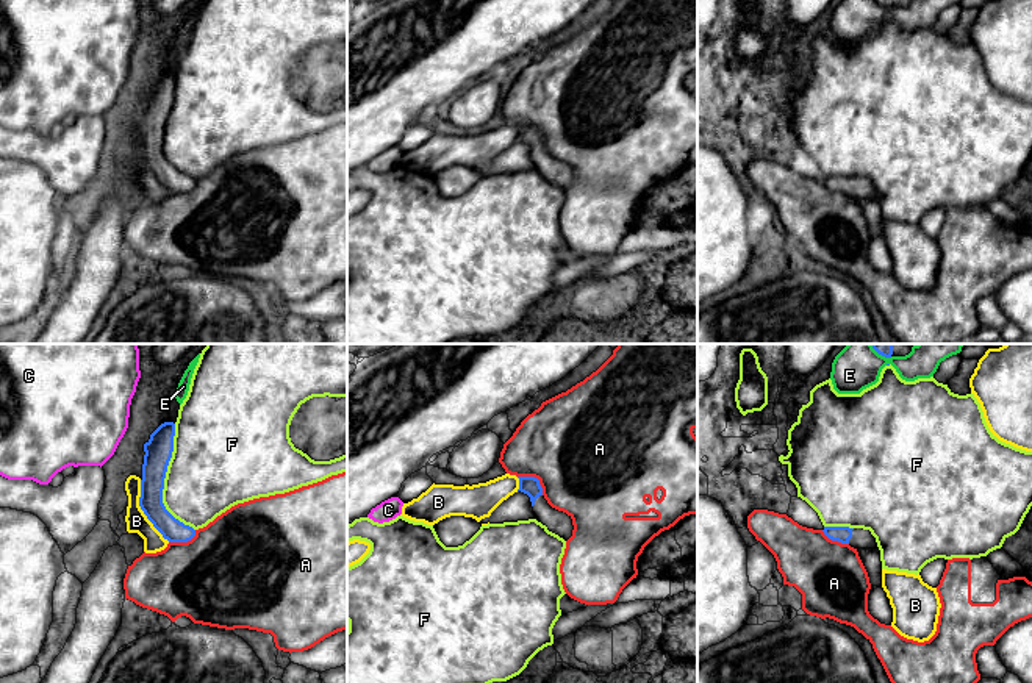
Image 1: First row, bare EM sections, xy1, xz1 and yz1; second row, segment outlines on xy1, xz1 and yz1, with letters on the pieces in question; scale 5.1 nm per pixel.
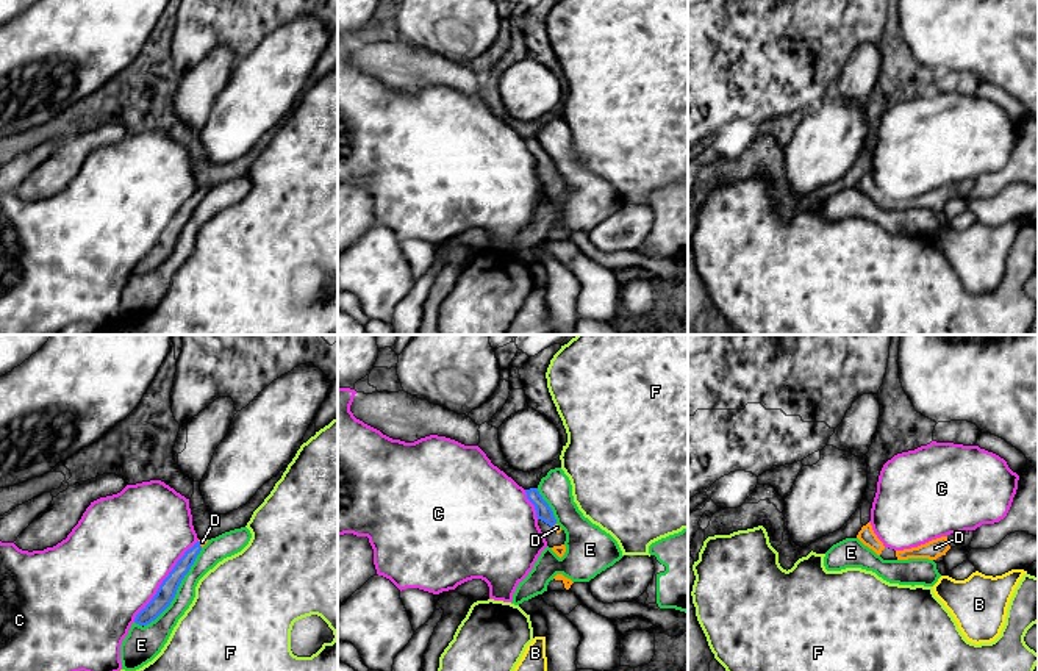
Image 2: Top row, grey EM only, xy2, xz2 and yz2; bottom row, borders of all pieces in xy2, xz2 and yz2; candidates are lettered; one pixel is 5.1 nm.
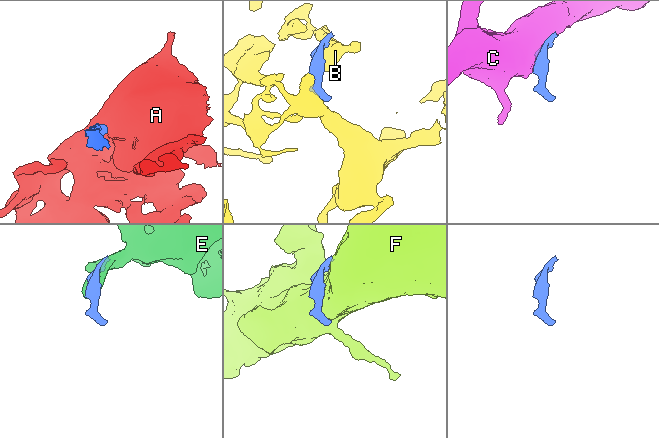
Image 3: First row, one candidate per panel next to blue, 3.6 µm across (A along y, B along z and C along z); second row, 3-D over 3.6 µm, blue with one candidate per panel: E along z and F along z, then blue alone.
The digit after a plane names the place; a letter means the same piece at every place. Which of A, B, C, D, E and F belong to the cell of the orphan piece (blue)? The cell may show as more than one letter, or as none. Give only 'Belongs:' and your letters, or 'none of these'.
Belongs: D

